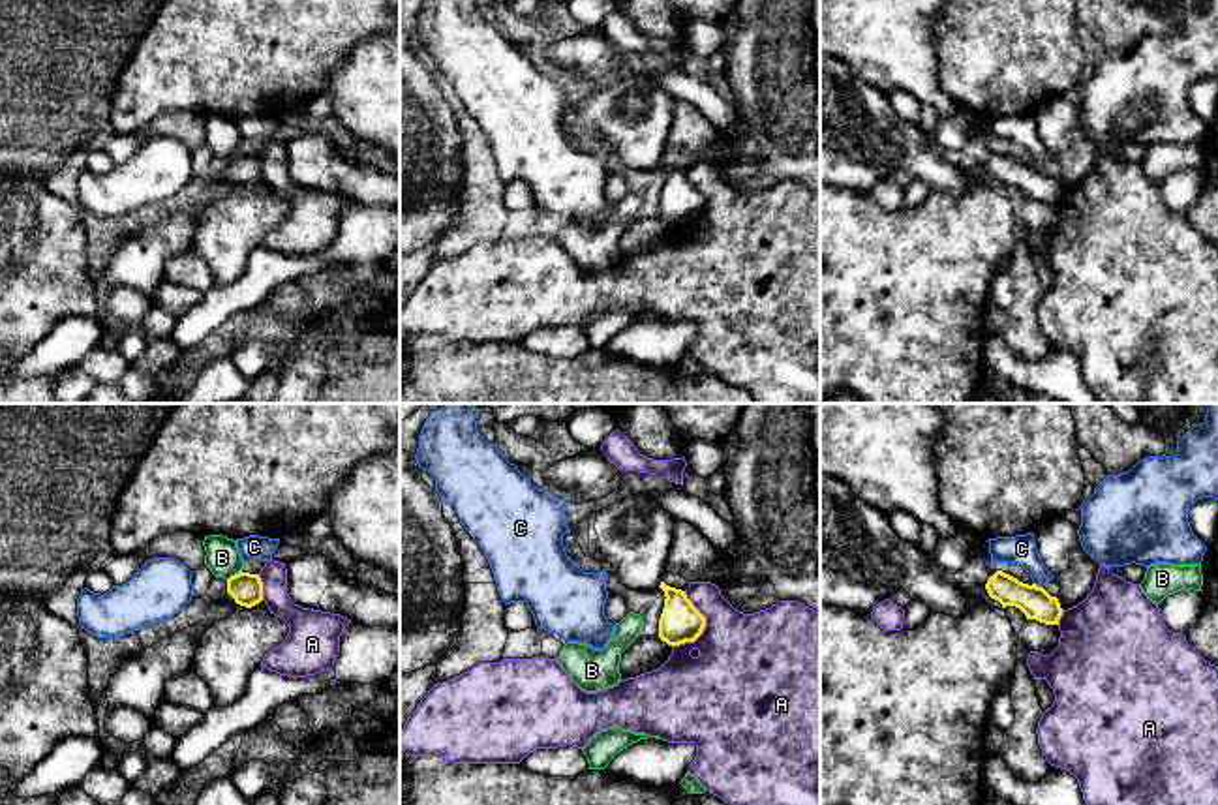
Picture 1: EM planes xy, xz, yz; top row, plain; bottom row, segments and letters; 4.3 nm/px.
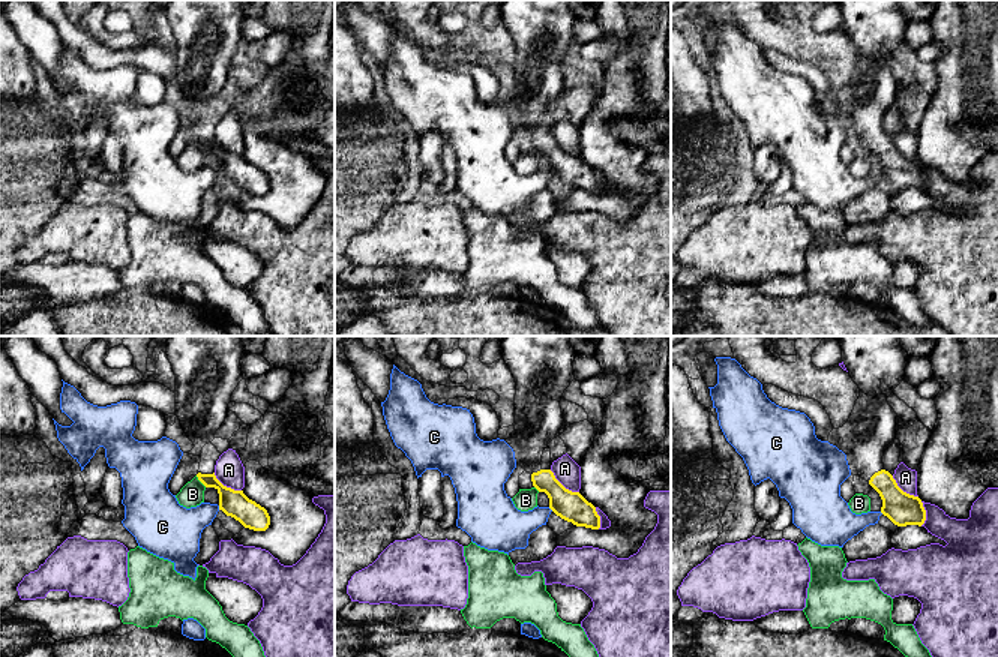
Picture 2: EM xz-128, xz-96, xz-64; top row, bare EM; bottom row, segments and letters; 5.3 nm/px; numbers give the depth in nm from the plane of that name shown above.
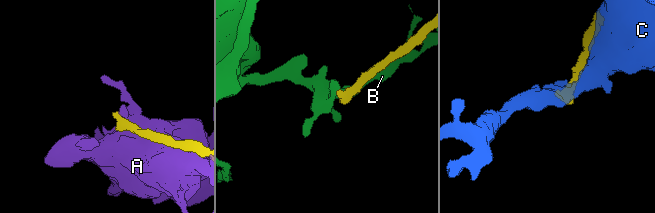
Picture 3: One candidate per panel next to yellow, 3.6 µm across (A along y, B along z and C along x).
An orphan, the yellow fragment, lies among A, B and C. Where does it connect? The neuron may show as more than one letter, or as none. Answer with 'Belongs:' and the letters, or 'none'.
Belongs: none

